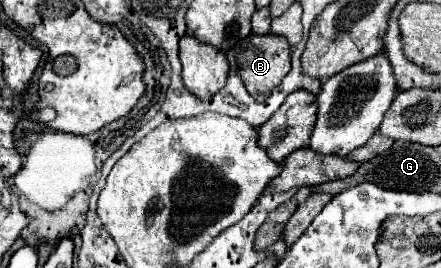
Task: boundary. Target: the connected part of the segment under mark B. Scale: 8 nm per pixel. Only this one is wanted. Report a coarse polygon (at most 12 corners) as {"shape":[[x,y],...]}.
{"shape":[[250,34],[226,52],[258,102],[290,70],[284,36]]}

